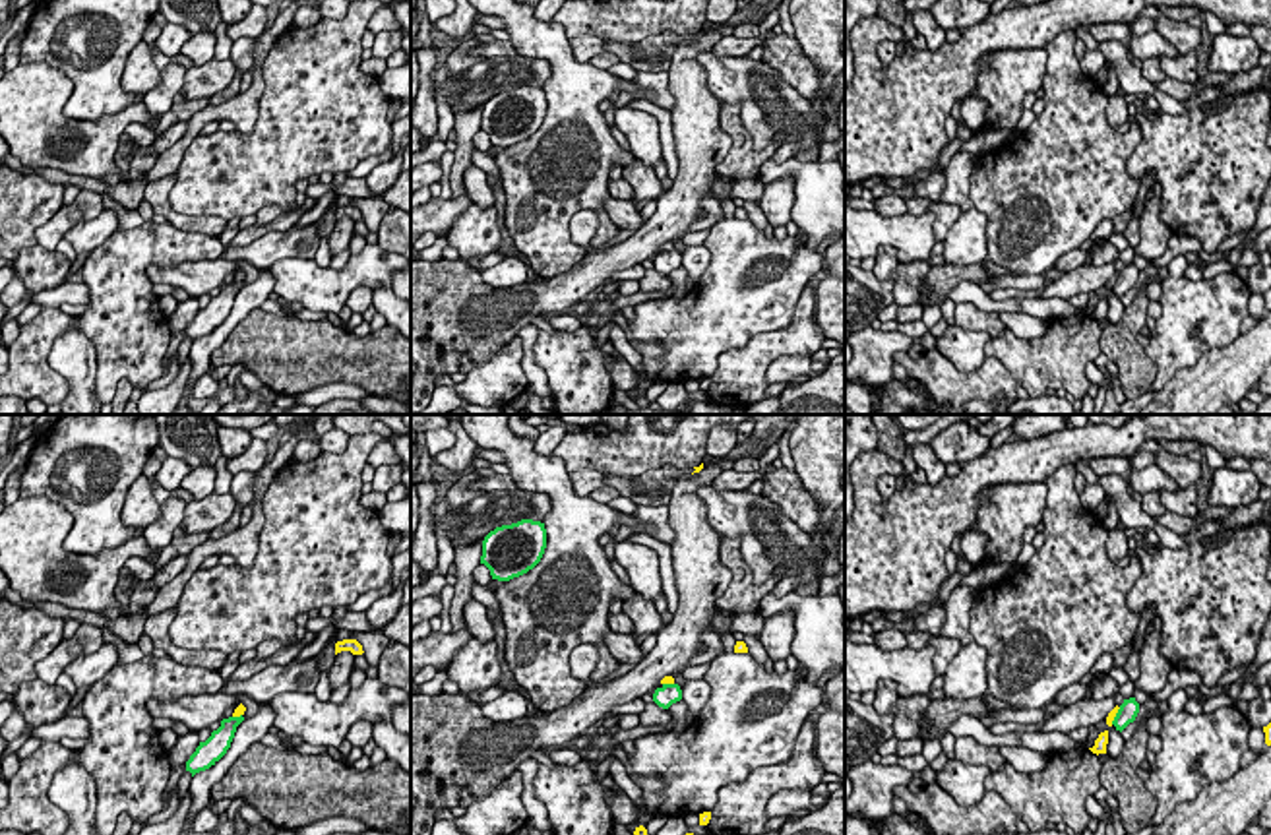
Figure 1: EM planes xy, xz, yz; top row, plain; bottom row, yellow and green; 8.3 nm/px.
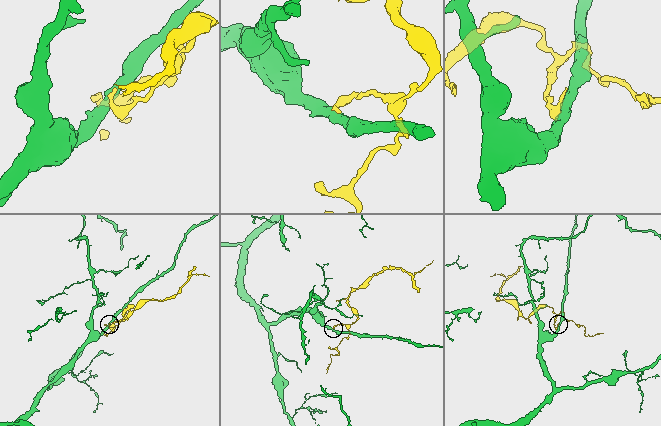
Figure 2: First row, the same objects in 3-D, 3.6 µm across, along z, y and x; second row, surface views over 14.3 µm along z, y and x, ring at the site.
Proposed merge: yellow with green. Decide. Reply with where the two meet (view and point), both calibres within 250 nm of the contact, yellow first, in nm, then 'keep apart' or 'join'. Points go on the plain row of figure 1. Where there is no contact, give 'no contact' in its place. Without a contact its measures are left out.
yz (1115, 281) | 60/160 nm | keep apart

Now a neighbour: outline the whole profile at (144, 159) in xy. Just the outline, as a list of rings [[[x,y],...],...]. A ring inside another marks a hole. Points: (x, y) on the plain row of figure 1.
[[[153,145],[138,147],[138,151],[134,153],[130,161],[130,169],[128,169],[130,178],[132,180],[143,178],[153,169],[157,157],[159,155],[153,149]]]

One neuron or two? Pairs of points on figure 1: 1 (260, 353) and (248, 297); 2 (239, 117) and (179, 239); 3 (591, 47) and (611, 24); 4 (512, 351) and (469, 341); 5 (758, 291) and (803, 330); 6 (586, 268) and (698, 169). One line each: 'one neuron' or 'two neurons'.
1: two neurons
2: two neurons
3: two neurons
4: two neurons
5: two neurons
6: one neuron

